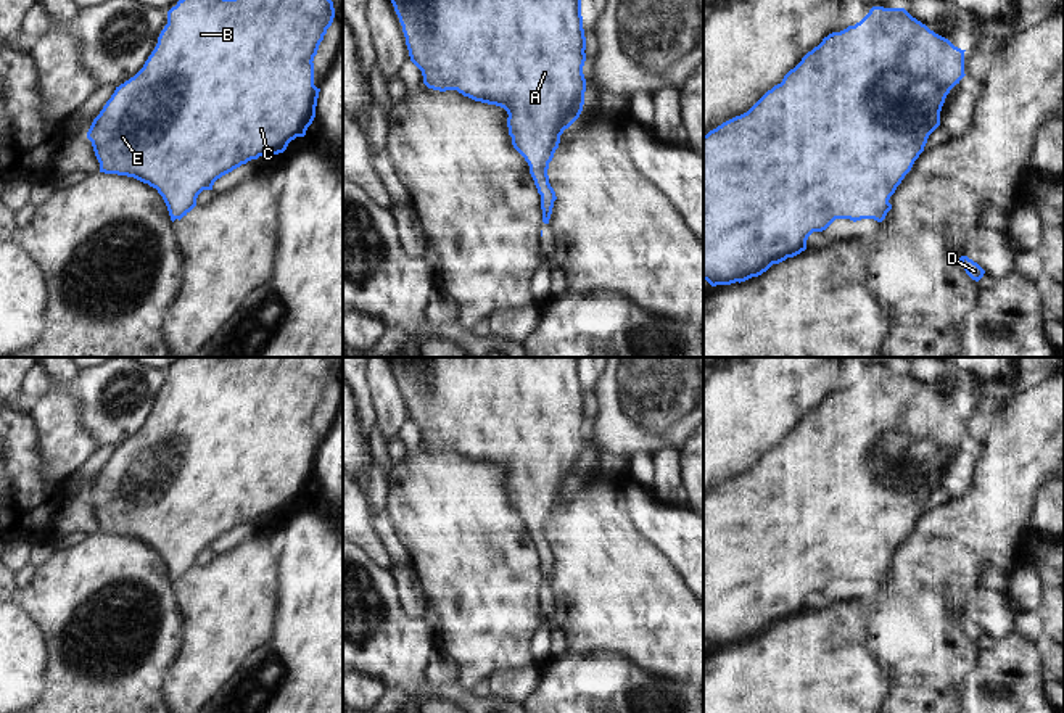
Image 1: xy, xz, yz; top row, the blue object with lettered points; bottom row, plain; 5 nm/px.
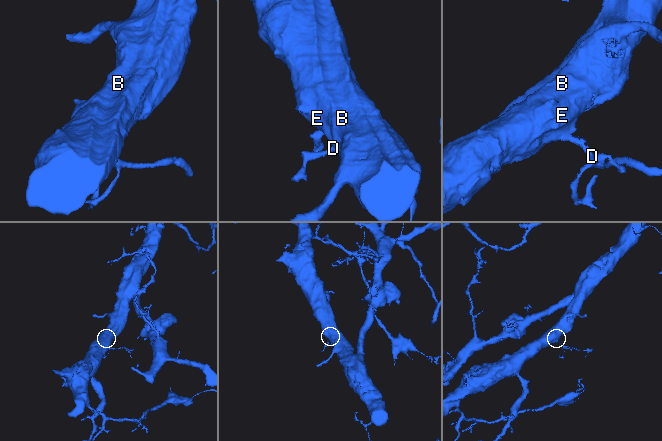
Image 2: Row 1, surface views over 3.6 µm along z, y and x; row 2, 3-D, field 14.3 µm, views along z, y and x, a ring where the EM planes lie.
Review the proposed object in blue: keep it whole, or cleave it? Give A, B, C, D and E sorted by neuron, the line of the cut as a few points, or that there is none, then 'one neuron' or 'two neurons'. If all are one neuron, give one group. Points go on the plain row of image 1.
groups A B C D E; cut none; one neuron

